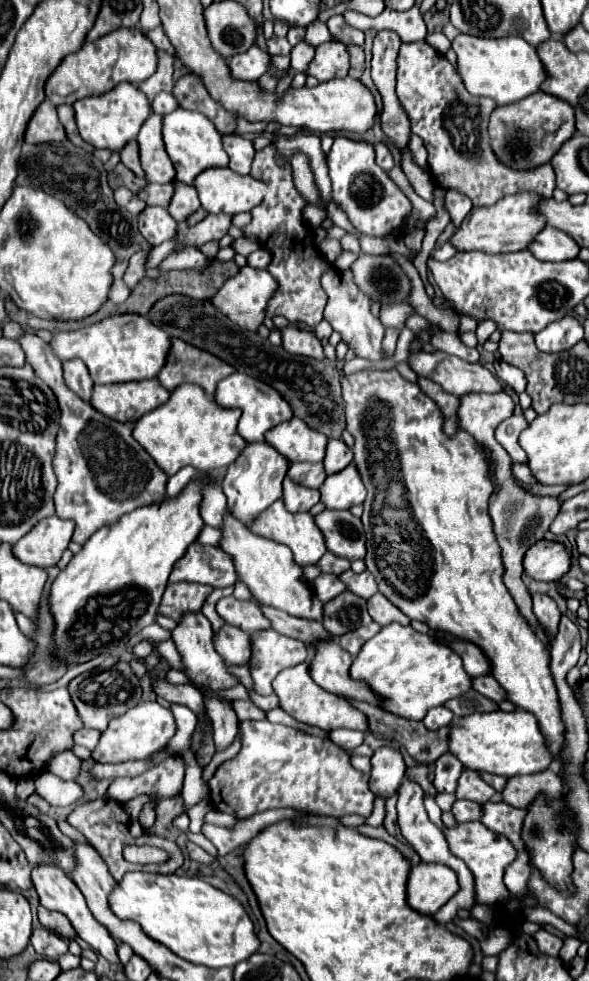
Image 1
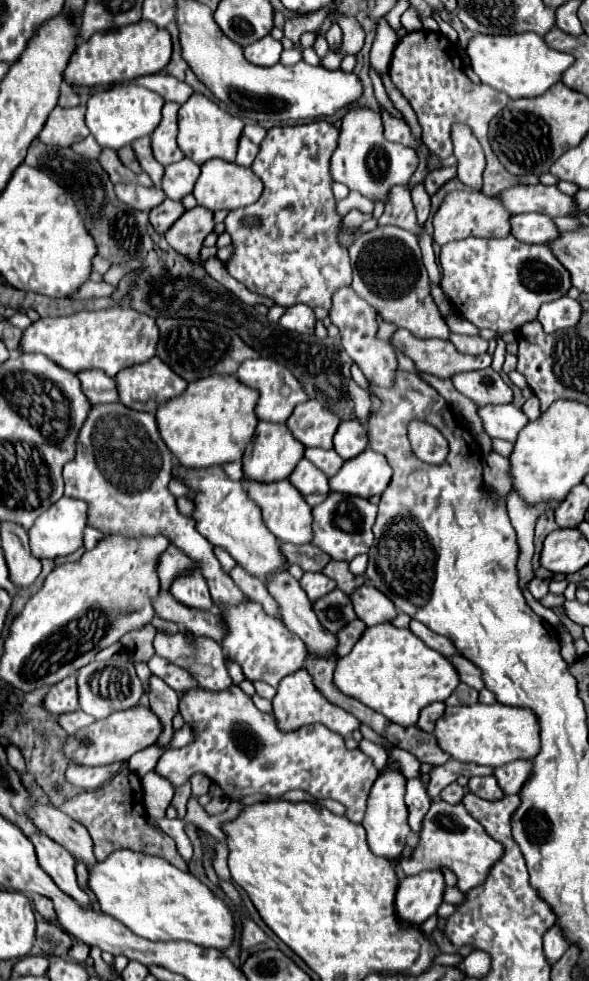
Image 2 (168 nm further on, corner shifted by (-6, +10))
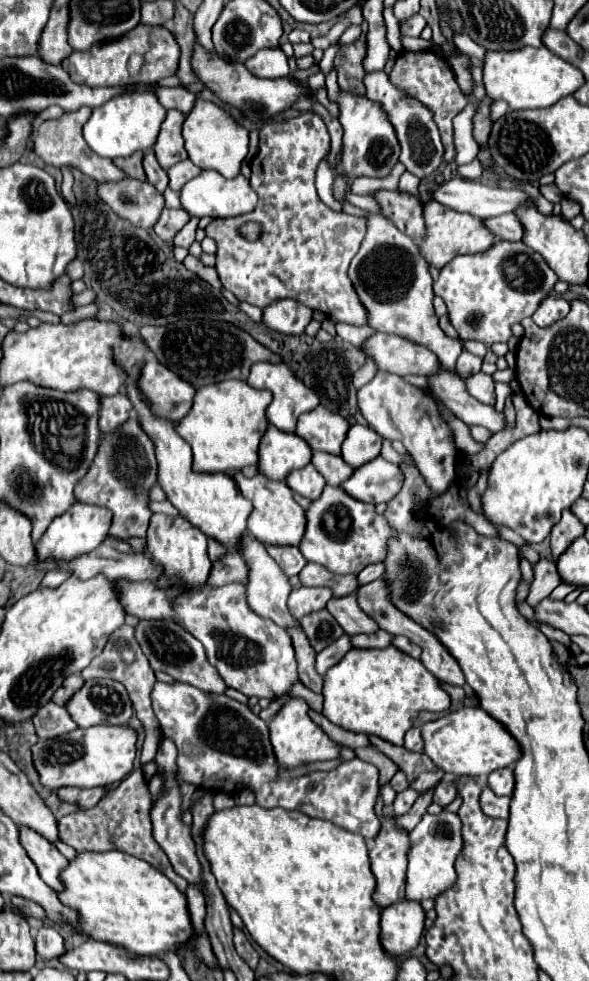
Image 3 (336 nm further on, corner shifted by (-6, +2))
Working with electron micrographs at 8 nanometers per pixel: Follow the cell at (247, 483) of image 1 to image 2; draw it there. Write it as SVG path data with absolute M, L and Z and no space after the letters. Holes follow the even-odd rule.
M258 422L256 436L244 454L244 482L246 480L256 480L256 482L276 482L282 478L288 478L290 472L296 468L298 460L304 456L306 446L292 436L286 424L274 424L274 422Z

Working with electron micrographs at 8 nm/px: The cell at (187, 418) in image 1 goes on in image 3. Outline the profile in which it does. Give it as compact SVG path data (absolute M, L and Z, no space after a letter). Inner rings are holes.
M242 380L200 386L190 412L180 422L176 422L176 432L190 444L194 452L192 468L204 474L218 474L256 464L258 444L268 426L266 408L270 402L272 394L268 390L250 388Z

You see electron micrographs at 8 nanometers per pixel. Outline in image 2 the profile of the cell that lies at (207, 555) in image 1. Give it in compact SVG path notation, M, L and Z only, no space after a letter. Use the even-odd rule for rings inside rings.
M168 546L168 550L164 550L164 554L160 556L160 562L156 562L156 574L164 590L170 588L172 580L178 574L182 574L184 570L192 570L192 568L196 568L196 564L186 554L180 554L176 546Z

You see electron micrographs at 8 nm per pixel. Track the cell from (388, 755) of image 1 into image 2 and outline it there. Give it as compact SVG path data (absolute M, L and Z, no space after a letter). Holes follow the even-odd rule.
M386 766L386 770L380 772L378 780L372 786L372 792L368 798L368 810L362 822L362 826L368 832L370 850L376 856L388 858L392 862L400 860L404 848L408 846L408 834L410 834L408 810L404 804L404 786L406 786L406 778L398 772L398 766Z

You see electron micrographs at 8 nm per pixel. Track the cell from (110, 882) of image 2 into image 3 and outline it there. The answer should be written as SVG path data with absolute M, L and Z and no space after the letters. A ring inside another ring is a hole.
M110 850L104 854L78 854L62 874L66 890L58 898L76 908L84 920L84 932L108 944L128 948L140 956L178 952L194 936L186 894L148 862Z

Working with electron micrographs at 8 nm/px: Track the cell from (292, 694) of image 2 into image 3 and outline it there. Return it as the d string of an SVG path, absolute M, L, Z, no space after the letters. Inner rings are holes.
M290 698L286 704L274 714L270 722L270 740L274 746L274 754L280 760L284 768L292 768L298 764L308 764L308 762L318 762L318 760L332 760L340 756L342 744L334 742L312 718L310 718L310 708L302 698Z

